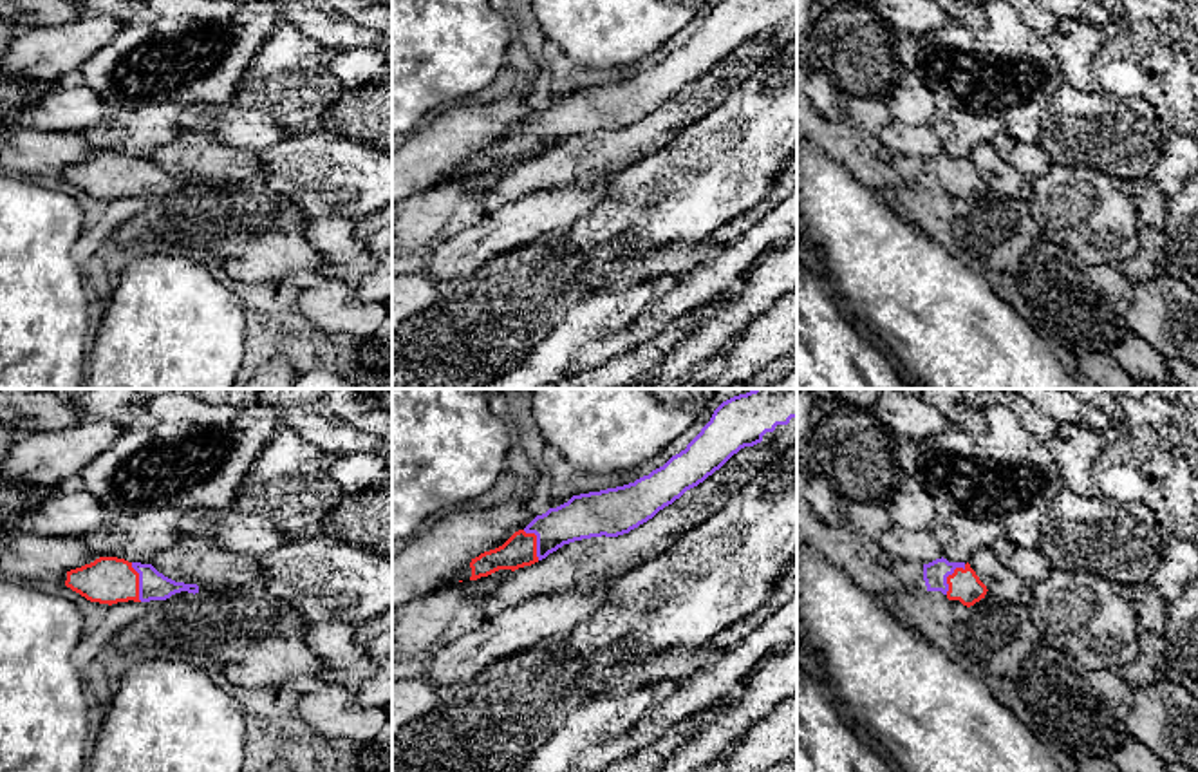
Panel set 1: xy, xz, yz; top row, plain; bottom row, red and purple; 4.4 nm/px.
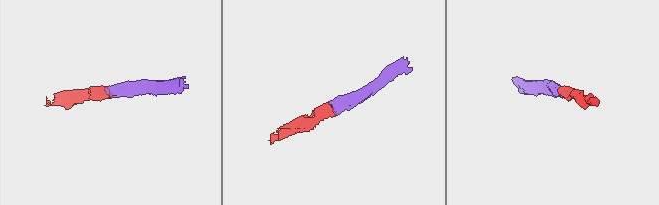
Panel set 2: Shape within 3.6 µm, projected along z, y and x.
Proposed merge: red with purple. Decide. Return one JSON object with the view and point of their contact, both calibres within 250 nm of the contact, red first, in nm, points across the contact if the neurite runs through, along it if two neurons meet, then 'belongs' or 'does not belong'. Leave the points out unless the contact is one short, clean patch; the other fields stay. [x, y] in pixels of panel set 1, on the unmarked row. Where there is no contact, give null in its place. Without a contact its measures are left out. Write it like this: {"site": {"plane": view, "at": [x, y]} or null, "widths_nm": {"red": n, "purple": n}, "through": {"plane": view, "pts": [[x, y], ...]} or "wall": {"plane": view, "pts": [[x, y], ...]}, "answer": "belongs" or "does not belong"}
{"site": {"plane": "yz", "at": [947, 172]}, "widths_nm": {"red": 140, "purple": 110}, "through": {"plane": "yz", "pts": [[964, 179], [947, 172], [935, 169]]}, "answer": "belongs"}

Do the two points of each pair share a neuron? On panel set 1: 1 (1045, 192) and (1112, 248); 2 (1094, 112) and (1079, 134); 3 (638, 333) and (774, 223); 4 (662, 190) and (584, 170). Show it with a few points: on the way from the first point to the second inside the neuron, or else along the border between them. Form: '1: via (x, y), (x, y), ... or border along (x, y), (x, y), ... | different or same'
1: via (1061, 197), (1095, 232) | same
2: via (1094, 118), (1083, 129) | same
3: via (673, 304), (739, 257) | same
4: border along (651, 154), (622, 170), (611, 181) | different

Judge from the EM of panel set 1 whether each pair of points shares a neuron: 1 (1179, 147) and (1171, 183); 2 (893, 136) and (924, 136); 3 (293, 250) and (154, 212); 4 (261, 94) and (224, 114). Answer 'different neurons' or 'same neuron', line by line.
1: same neuron
2: same neuron
3: same neuron
4: different neurons

